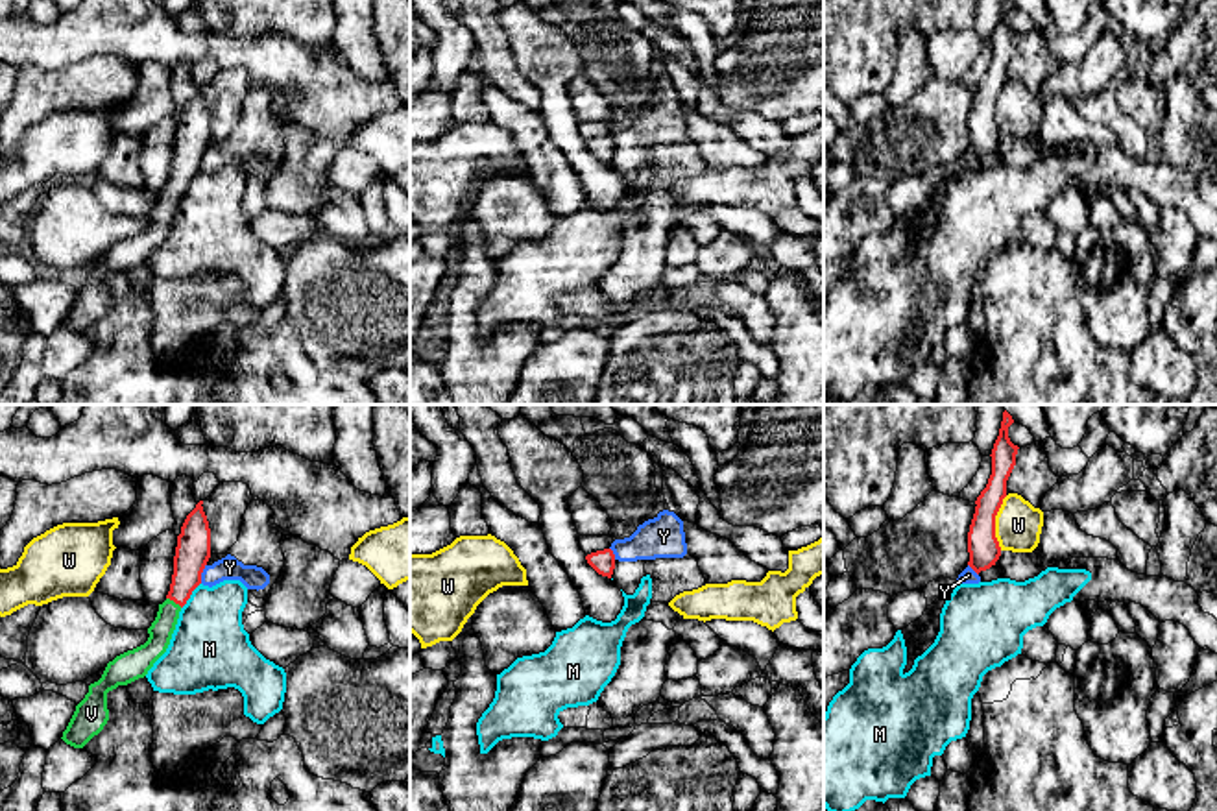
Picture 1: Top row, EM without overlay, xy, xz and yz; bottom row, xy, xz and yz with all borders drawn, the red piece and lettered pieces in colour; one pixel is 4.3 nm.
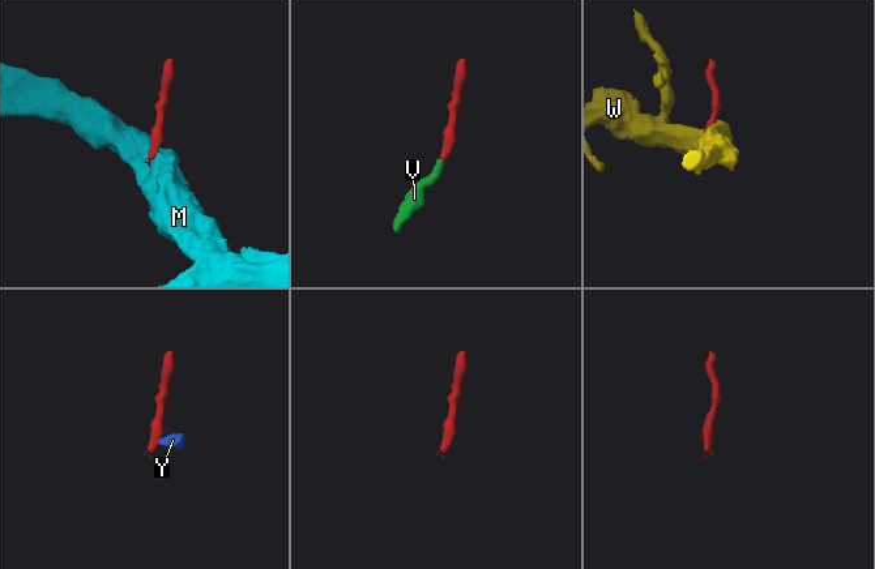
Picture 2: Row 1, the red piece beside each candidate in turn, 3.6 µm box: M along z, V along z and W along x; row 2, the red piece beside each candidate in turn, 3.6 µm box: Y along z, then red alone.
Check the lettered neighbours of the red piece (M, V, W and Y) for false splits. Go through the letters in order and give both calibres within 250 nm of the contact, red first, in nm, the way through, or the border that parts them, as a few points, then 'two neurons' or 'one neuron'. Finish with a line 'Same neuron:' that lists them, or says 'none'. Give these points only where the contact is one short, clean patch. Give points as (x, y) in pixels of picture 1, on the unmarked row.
M: 150 nm thick on the red side, 340 nm on the other; border along xy (200, 169), (181, 194); two neurons
V: 150 nm thick on the red side, 100 nm on the other; runs through xy (192, 137), (187, 163), (174, 187), (163, 213); one neuron
W: 140 nm thick on the red side, 200 nm on the other; border along yz (1007, 82), (996, 102), (1000, 135); two neurons
Y: 150 nm thick on the red side, 100 nm on the other; border along xy (205, 150), (200, 169); two neurons
Same neuron: V

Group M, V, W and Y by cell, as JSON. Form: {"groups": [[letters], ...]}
{"groups": [["M"], ["V"], ["W"], ["Y"]]}

